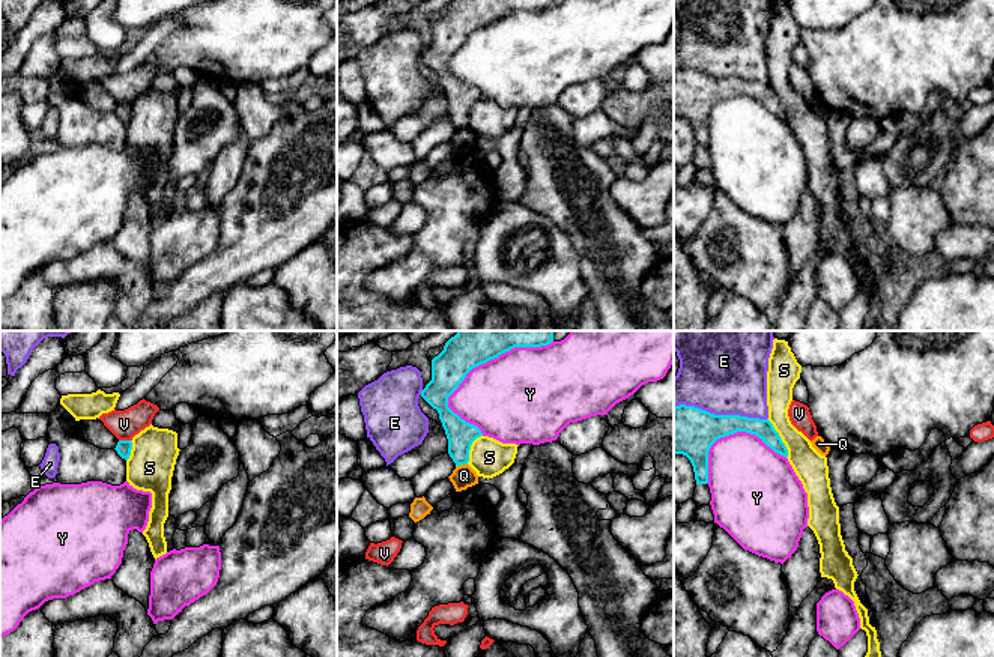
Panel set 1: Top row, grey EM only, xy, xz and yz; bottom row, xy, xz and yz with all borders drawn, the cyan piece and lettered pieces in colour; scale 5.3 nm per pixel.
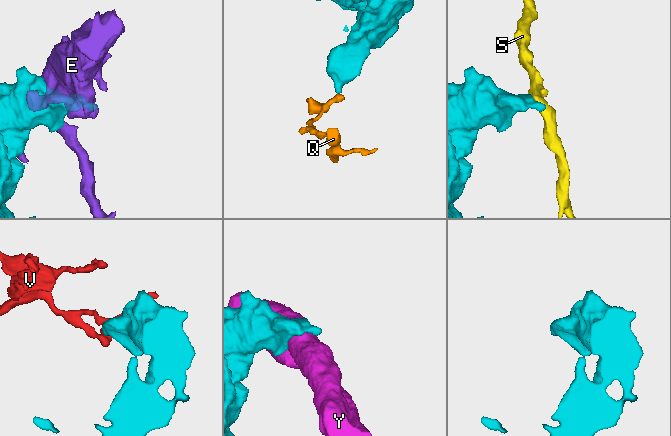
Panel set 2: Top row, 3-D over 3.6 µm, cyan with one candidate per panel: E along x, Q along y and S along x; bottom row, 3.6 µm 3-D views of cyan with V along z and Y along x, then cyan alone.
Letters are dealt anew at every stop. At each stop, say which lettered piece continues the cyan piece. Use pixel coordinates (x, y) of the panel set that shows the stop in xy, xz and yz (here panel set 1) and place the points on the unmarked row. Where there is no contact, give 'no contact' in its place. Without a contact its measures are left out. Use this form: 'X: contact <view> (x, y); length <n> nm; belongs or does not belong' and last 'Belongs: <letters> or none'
E: contact yz (721, 78); length 500 nm; does not belong
Q: contact xz (460, 127); length 70 nm; does not belong
S: contact yz (779, 101); length 240 nm; does not belong
V: contact xy (125, 104); length 60 nm; does not belong
Y: contact xz (493, 21); length 650 nm; does not belong
Belongs: none

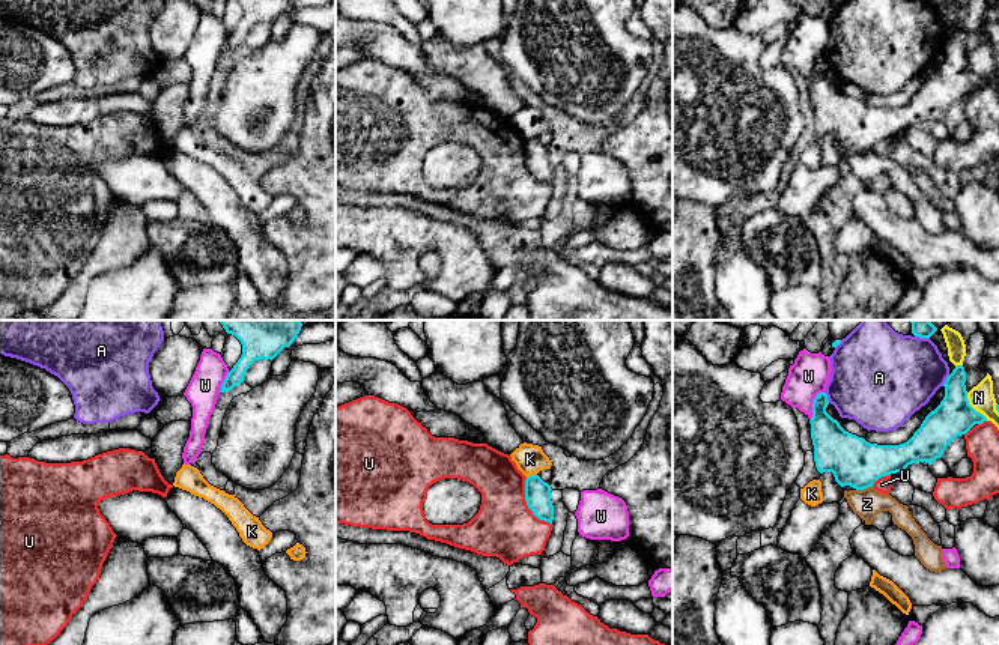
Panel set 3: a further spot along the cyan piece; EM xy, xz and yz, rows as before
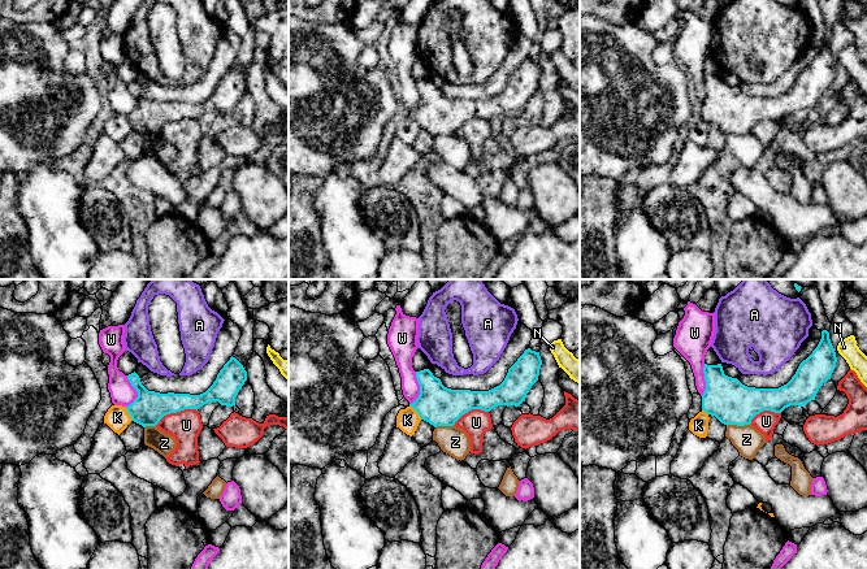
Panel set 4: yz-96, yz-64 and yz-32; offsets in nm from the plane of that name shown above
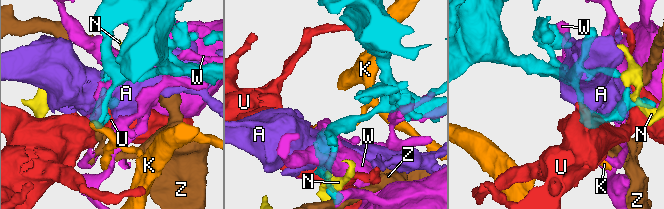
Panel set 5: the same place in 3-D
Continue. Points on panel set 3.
A: contact yz (945, 44); length 80 nm; does not belong
K: contact xz (531, 139); length 60 nm; does not belong
N: contact yz (972, 71); length 190 nm; does not belong
U: contact xz (527, 167); length 300 nm; does not belong
W: contact yz (813, 69); length 190 nm; does not belong
Z: contact yz (864, 151); length 90 nm; does not belong
Belongs: none

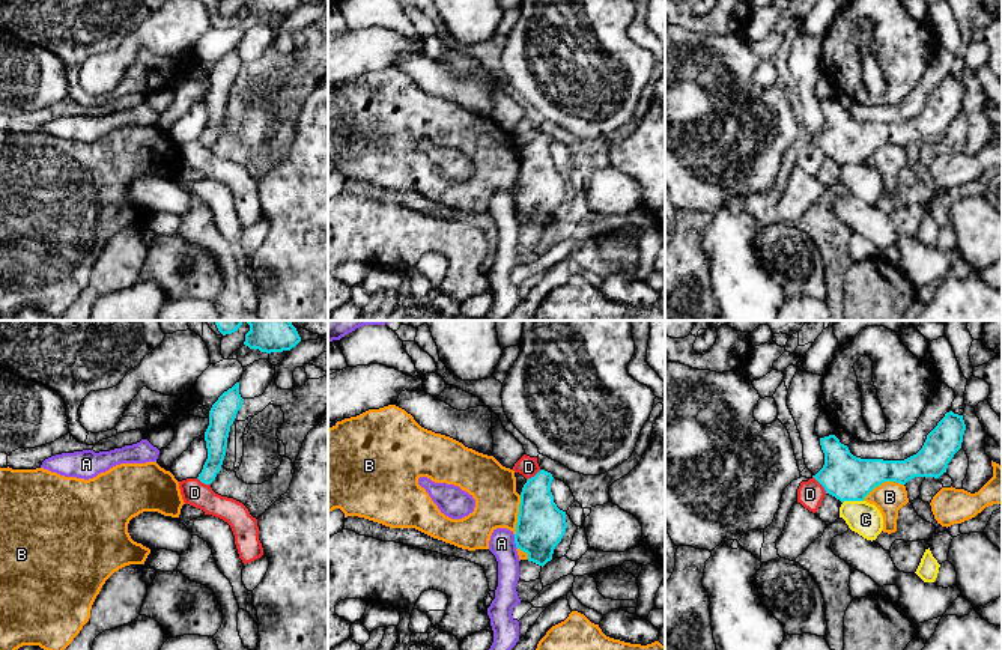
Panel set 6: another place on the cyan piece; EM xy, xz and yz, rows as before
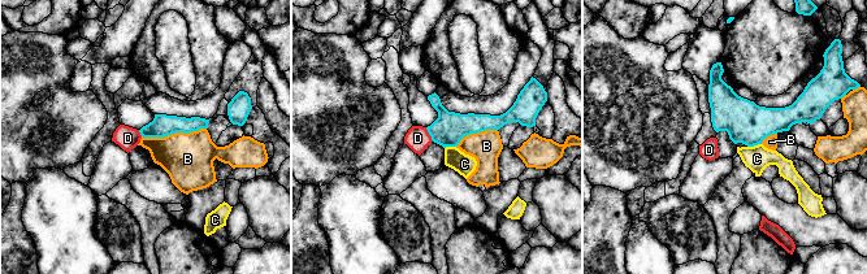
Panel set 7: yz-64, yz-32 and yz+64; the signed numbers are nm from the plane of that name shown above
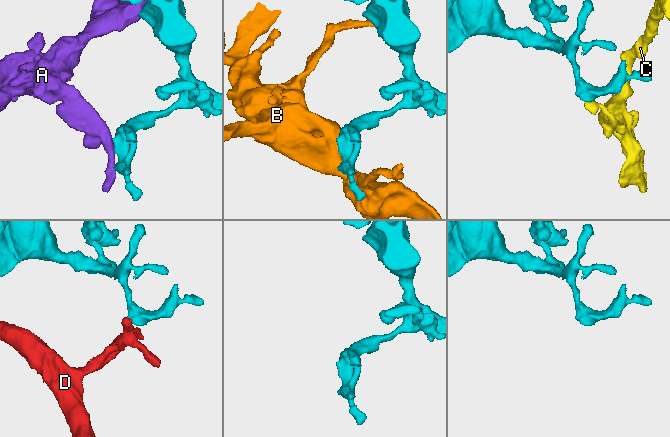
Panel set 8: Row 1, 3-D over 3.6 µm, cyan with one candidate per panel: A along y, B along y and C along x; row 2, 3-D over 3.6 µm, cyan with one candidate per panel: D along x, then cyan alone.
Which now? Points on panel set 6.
A: contact xz (515, 205); length 80 nm; does not belong
B: contact yz (882, 145); length 240 nm; does not belong
C: contact yz (852, 163); length 110 nm; does not belong
D: contact yz (820, 146); length 120 nm; does not belong
Belongs: none

